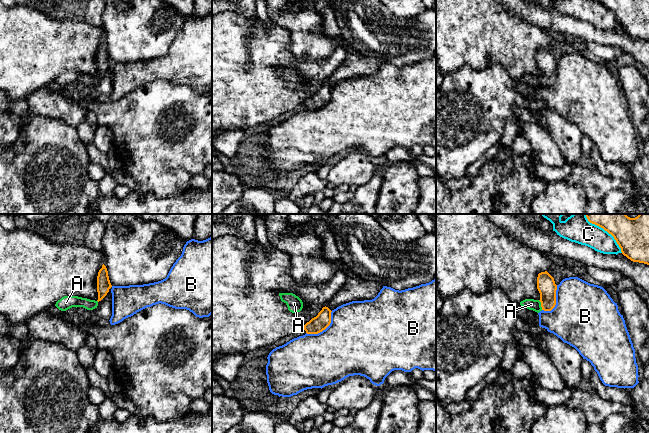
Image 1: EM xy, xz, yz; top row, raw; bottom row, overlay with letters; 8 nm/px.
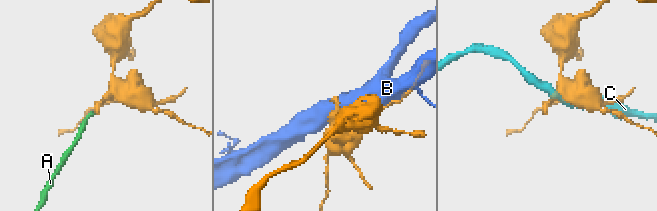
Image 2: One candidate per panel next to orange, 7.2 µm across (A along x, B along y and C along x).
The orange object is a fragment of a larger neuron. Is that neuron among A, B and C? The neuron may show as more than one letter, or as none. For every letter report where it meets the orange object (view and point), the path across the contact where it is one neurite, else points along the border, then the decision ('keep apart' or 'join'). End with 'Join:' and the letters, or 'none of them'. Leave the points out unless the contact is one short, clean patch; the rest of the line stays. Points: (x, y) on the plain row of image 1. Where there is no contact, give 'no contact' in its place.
A: yz (541, 81) | across yz (546, 62), (546, 76), (541, 81), (531, 80) | join
B: xz (324, 105) | keep apart
C: yz (611, 10) | keep apart
Join: A

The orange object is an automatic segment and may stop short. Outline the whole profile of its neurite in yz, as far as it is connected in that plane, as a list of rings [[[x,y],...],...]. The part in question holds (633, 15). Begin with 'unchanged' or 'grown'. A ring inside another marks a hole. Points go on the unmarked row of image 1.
unchanged | [[[595,0],[616,16],[624,32],[649,41],[649,0]]]

